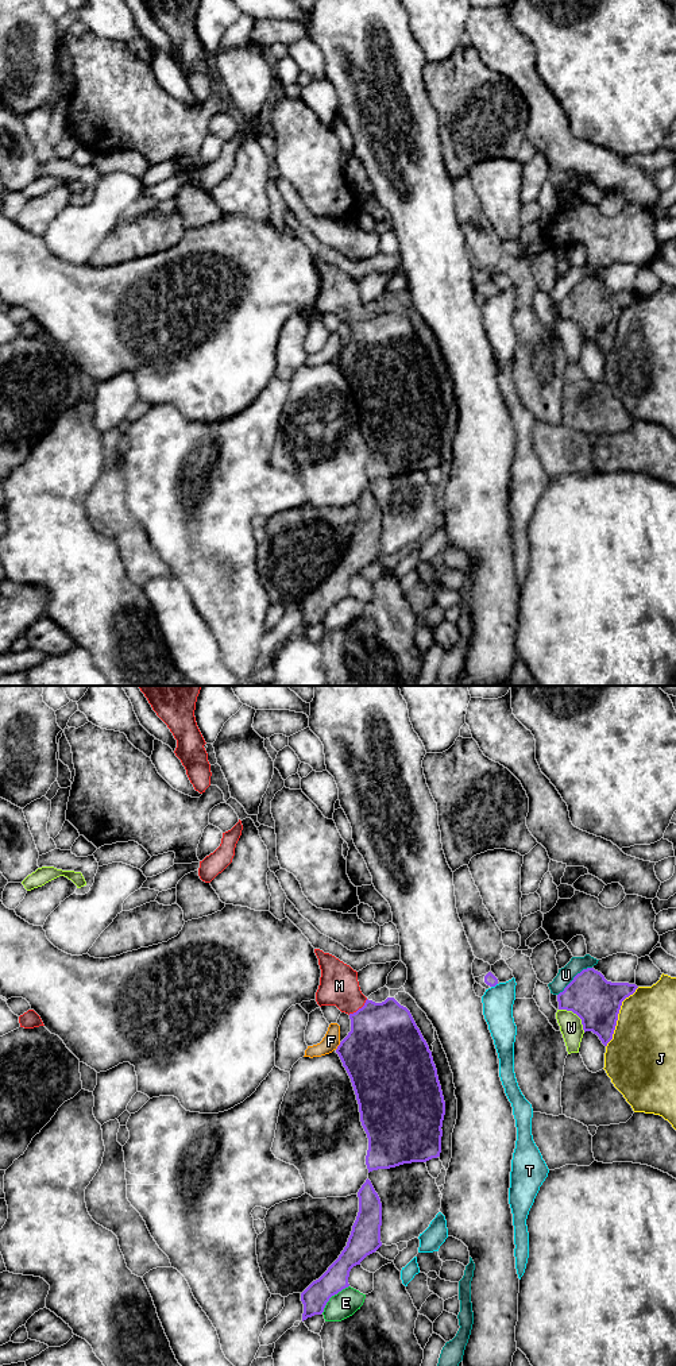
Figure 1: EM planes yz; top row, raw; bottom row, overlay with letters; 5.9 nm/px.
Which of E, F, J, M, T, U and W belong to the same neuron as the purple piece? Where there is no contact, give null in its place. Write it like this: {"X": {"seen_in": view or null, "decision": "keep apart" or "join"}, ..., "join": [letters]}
{"E": {"seen_in": "yz", "decision": "keep apart"}, "F": {"seen_in": "yz", "decision": "keep apart"}, "J": {"seen_in": "yz", "decision": "keep apart"}, "M": {"seen_in": "yz", "decision": "join"}, "T": {"seen_in": "yz", "decision": "keep apart"}, "U": {"seen_in": "yz", "decision": "keep apart"}, "W": {"seen_in": "yz", "decision": "keep apart"}, "join": ["M"]}

